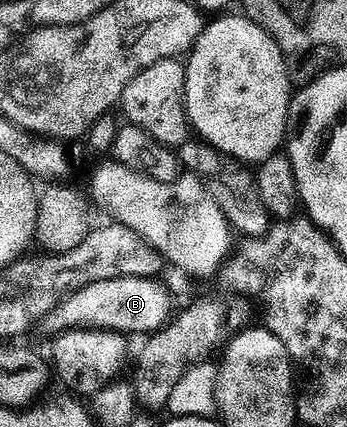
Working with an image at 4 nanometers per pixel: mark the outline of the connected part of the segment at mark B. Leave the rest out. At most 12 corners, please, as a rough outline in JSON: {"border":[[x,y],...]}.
{"border":[[156,277],[99,280],[43,318],[66,330],[148,336],[171,317]]}

